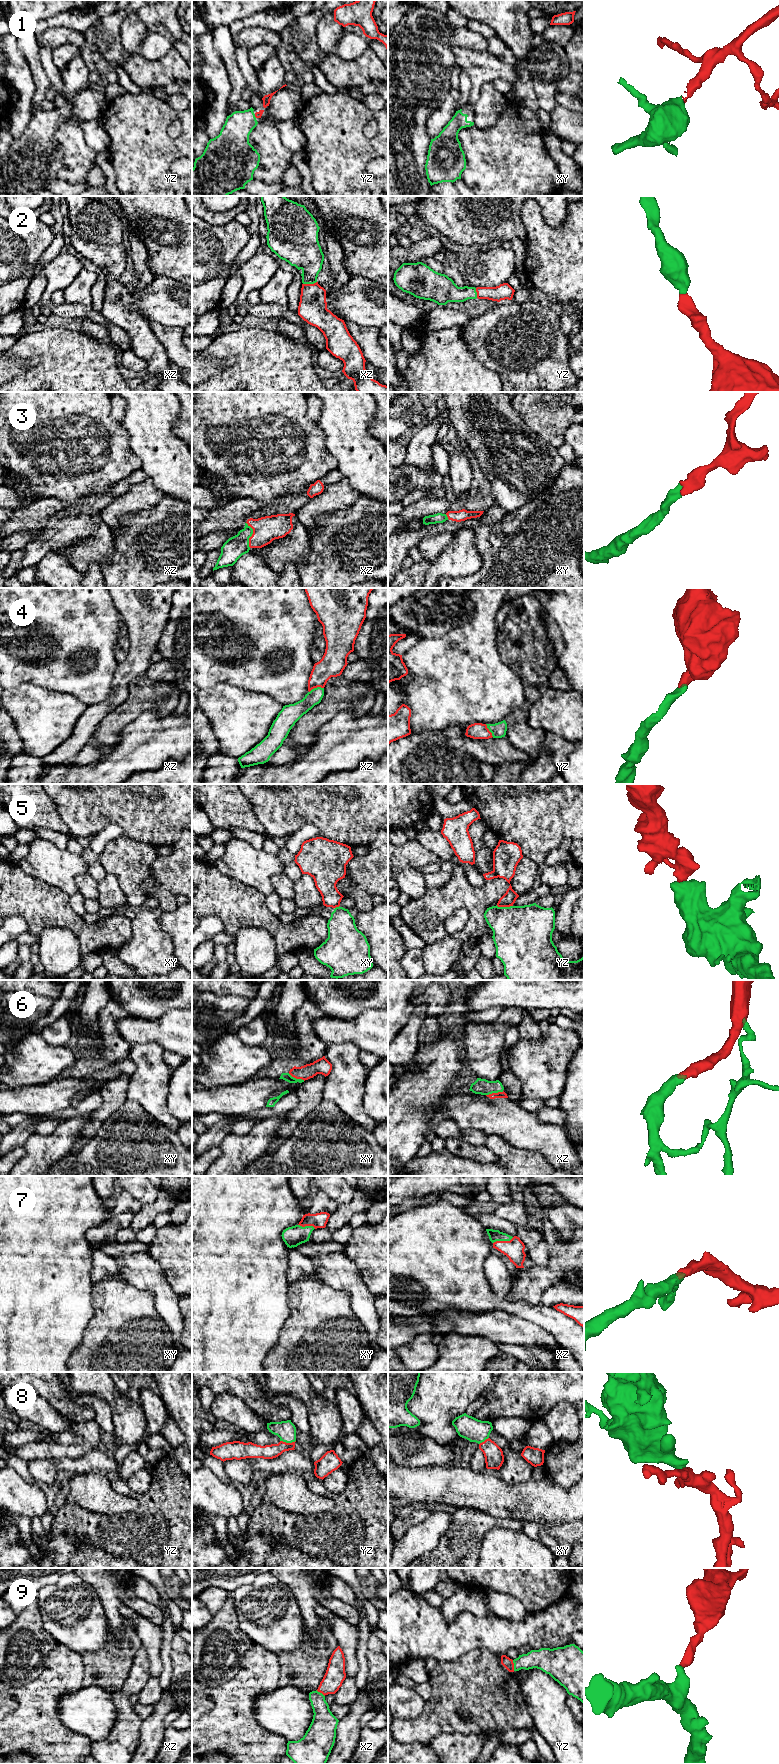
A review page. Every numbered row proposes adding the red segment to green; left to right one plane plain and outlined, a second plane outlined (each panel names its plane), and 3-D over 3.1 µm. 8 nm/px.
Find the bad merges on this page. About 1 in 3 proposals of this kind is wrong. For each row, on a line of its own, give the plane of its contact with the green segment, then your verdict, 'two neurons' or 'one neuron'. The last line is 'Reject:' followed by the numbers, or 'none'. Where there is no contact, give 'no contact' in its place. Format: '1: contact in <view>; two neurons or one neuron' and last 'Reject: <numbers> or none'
1: contact in yz; one neuron
2: contact in xz; one neuron
3: contact in xz; one neuron
4: contact in xz; one neuron
5: contact in yz; two neurons
6: contact in xz; one neuron
7: contact in xz; one neuron
8: contact in yz; one neuron
9: contact in yz; one neuron
Reject: 5

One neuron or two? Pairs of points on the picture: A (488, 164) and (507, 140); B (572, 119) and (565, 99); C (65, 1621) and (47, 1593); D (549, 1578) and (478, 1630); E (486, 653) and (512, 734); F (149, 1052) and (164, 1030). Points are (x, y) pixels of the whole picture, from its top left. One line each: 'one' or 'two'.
A: one
B: two
C: one
D: two
E: two
F: two

